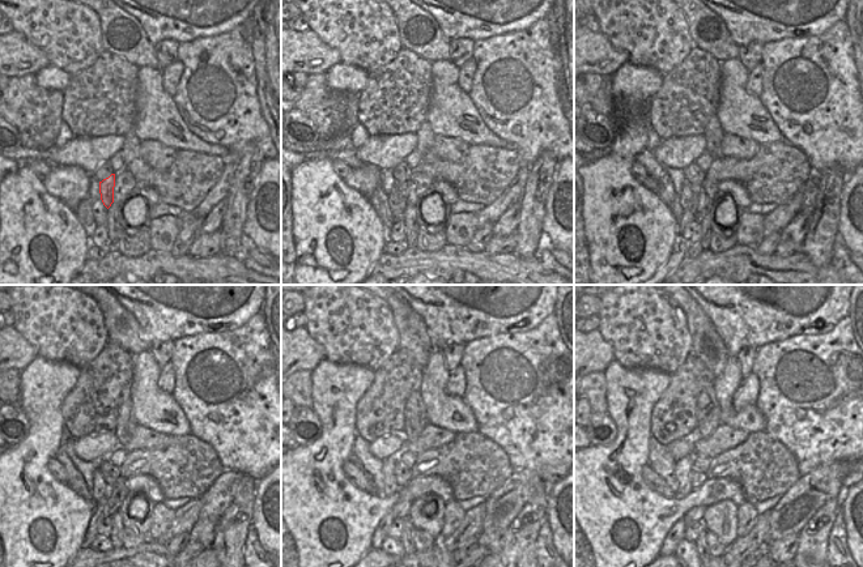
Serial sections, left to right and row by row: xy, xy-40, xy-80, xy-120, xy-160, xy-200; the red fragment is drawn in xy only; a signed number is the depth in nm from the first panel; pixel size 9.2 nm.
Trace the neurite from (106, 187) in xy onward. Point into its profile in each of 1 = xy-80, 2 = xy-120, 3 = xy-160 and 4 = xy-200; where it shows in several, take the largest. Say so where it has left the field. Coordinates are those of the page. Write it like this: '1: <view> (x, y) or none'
1: xy-80 (689, 214)
2: xy-120 (98, 515)
3: xy-160 (381, 533)
4: xy-200 (676, 533)

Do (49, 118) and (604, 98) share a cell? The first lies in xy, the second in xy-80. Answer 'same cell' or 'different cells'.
same cell

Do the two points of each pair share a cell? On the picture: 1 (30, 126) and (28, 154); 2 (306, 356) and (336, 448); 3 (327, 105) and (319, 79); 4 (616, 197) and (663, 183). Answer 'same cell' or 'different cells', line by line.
1: different cells
2: different cells
3: same cell
4: different cells

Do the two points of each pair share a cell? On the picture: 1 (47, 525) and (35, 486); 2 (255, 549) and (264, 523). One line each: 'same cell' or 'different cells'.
1: same cell
2: different cells

